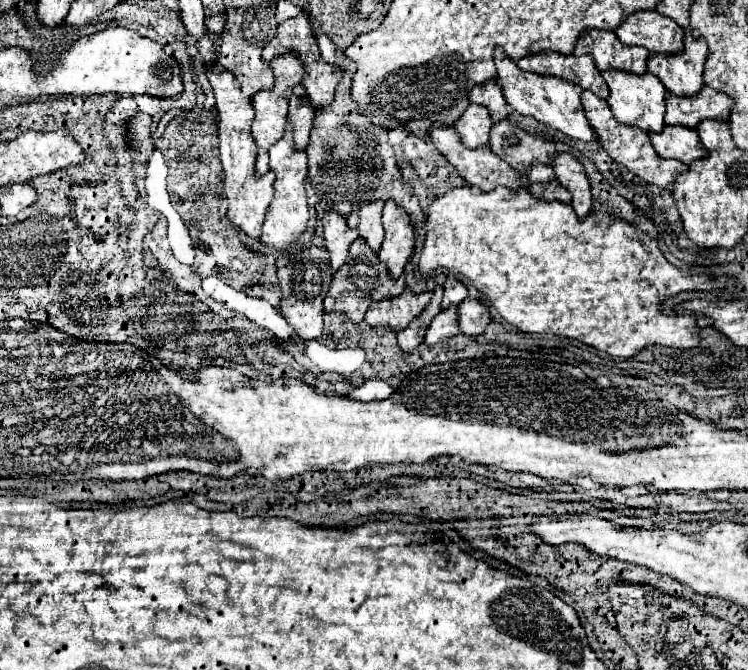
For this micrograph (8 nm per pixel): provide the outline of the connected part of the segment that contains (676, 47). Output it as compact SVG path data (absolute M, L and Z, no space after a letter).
M640 10L632 14L614 32L620 42L628 46L644 46L652 52L674 54L684 48L684 30L656 10Z

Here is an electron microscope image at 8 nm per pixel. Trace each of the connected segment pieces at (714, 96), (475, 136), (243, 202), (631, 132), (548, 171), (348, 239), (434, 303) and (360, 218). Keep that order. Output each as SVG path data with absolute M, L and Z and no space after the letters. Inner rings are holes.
M702 86L702 90L690 98L666 94L666 116L664 122L672 126L696 128L704 118L726 122L730 116L732 98L720 90Z
M470 104L466 108L466 112L458 118L454 128L456 128L460 140L464 142L464 146L468 146L468 148L484 146L484 144L488 144L490 128L492 128L490 114L484 106Z
M208 68L208 80L216 94L218 104L218 136L220 136L220 158L224 166L224 196L228 200L228 220L236 226L240 226L250 238L260 236L260 228L264 222L264 214L270 206L272 194L274 194L274 172L268 172L266 176L256 176L254 162L256 162L256 142L250 134L250 126L254 120L254 106L252 100L246 98L234 78L228 70L214 70Z
M582 92L582 106L584 106L584 112L586 112L586 118L592 126L592 130L596 132L598 136L598 142L600 146L612 156L612 160L624 164L630 172L634 172L636 176L644 178L648 184L654 184L654 186L660 186L660 188L666 188L668 184L674 182L674 178L682 172L688 170L686 164L678 162L678 160L664 160L660 158L658 154L654 154L654 148L650 146L650 138L644 130L634 130L634 126L622 126L610 112L610 106L606 100L598 98L594 92Z
M536 162L530 168L530 174L526 174L526 178L530 182L548 182L548 180L554 180L554 170L552 170L552 166L546 166L546 164Z
M326 212L322 218L324 226L324 238L326 238L326 248L330 252L330 264L334 270L338 270L346 262L348 246L358 238L358 232L350 226L346 226L346 216Z
M436 286L434 296L428 302L428 306L398 334L398 344L402 350L406 350L406 352L414 350L418 344L424 342L424 334L426 334L424 326L430 326L432 318L442 310L440 302L442 302L442 286Z
M380 200L366 202L348 216L348 224L356 226L356 230L360 232L360 238L364 238L368 242L368 246L376 252L384 240L383 207L384 202Z

